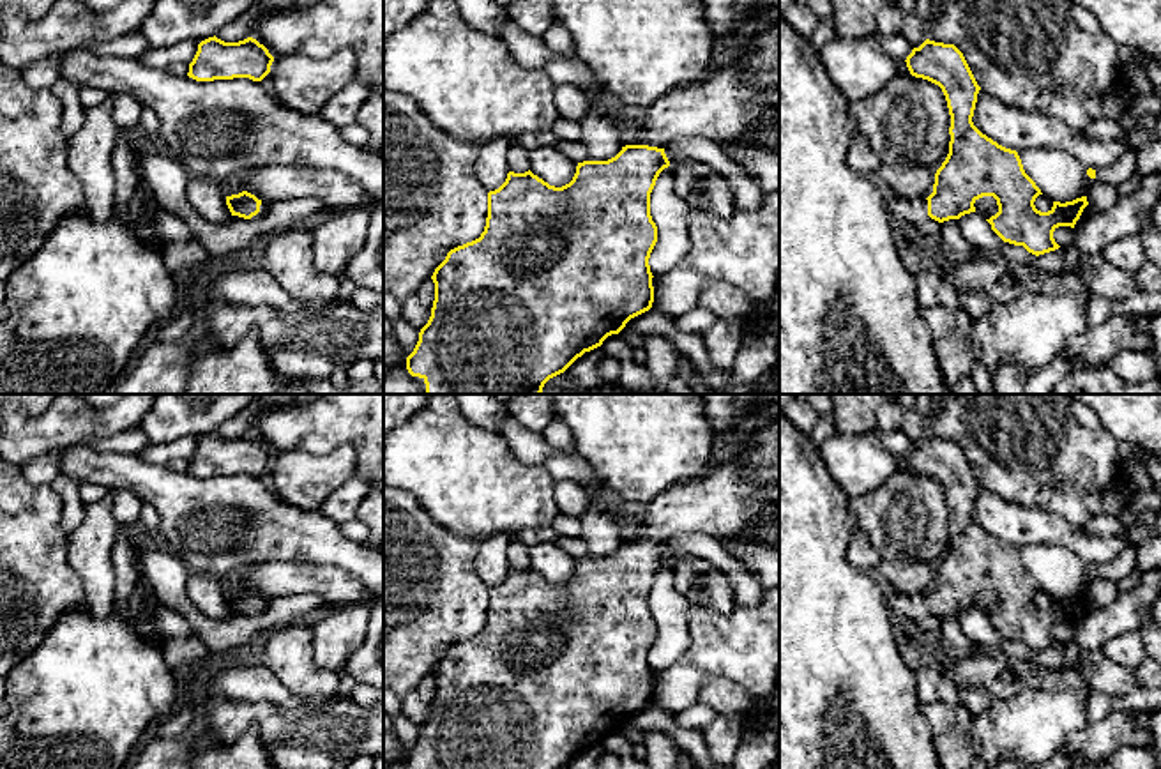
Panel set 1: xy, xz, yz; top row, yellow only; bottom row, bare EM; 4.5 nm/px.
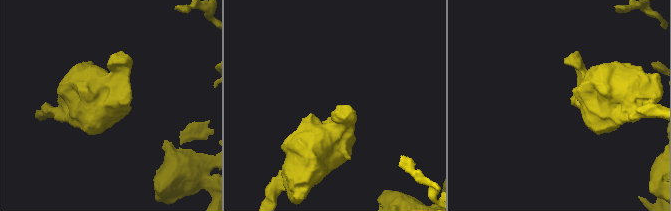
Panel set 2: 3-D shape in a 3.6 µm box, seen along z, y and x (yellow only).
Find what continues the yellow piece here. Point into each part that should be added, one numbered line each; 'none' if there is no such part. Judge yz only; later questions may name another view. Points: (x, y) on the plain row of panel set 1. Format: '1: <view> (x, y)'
1: yz (914, 605)

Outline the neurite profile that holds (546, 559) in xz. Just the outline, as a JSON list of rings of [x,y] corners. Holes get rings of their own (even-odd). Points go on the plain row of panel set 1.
[[[539,543],[530,548],[530,567],[555,583],[569,580],[576,562],[574,557],[567,555],[555,543]]]

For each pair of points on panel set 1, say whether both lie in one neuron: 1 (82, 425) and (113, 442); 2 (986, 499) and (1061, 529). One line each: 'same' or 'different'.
1: different
2: same

